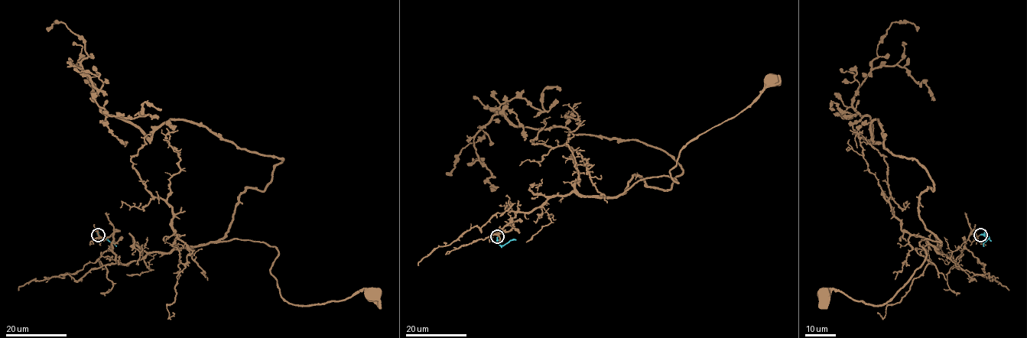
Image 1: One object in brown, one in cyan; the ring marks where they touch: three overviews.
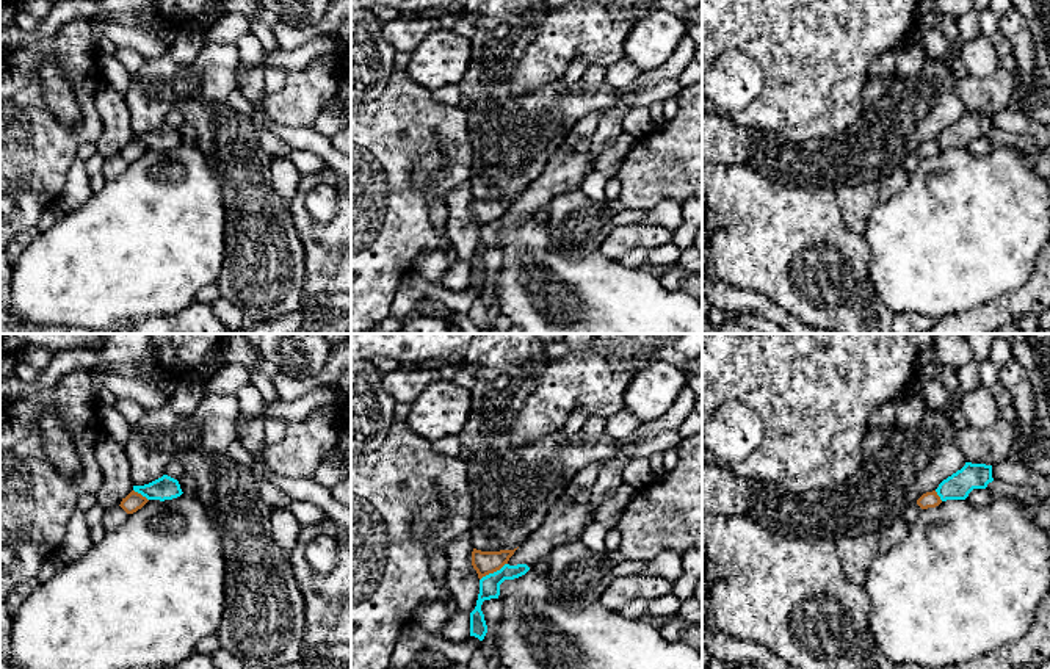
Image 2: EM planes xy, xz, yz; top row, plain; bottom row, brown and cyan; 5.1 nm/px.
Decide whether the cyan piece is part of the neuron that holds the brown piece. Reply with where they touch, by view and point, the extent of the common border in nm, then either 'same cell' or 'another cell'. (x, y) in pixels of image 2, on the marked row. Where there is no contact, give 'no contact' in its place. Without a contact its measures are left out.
contact xz (492, 572); length 170 nm; another cell

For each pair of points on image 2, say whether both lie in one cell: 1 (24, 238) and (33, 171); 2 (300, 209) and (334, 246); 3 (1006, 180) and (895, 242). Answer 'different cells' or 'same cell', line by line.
1: different cells
2: same cell
3: same cell

